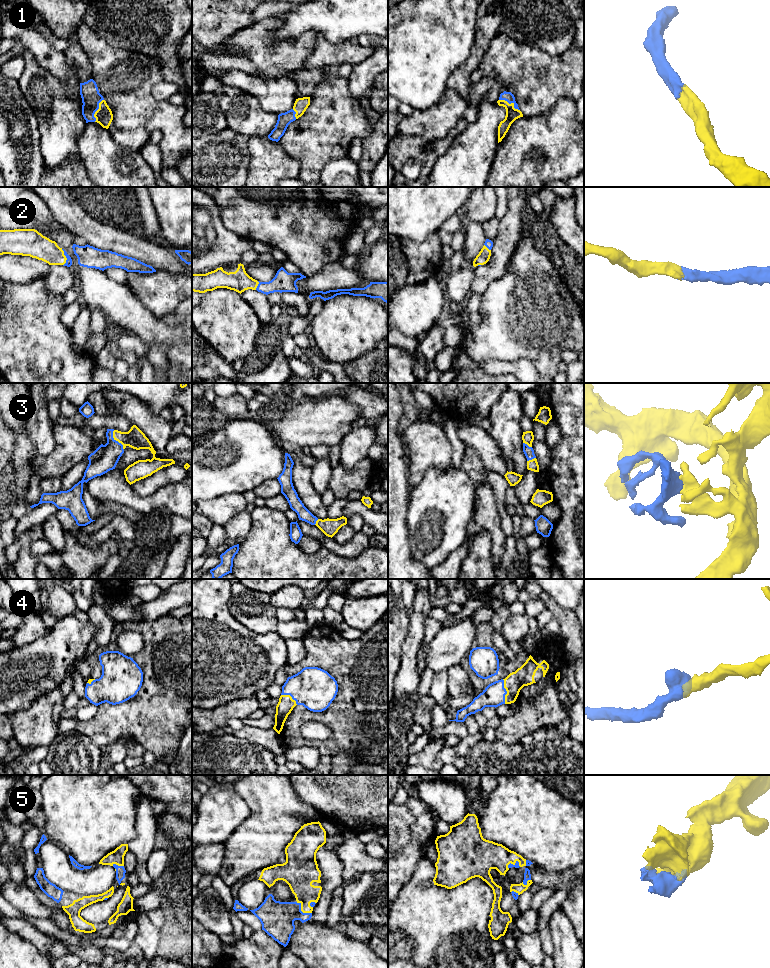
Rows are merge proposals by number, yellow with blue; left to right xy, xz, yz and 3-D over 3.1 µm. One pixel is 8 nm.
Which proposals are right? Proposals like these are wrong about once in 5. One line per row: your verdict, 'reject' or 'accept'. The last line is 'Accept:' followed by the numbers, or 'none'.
1: accept
2: accept
3: accept
4: accept
5: accept
Accept: 1, 2, 3, 4, 5

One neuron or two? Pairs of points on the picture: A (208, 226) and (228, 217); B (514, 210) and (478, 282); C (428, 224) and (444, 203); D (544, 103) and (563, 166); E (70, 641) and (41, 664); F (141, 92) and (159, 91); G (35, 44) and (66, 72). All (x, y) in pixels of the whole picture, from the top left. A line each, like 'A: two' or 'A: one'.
A: two
B: one
C: one
D: two
E: one
F: two
G: one

